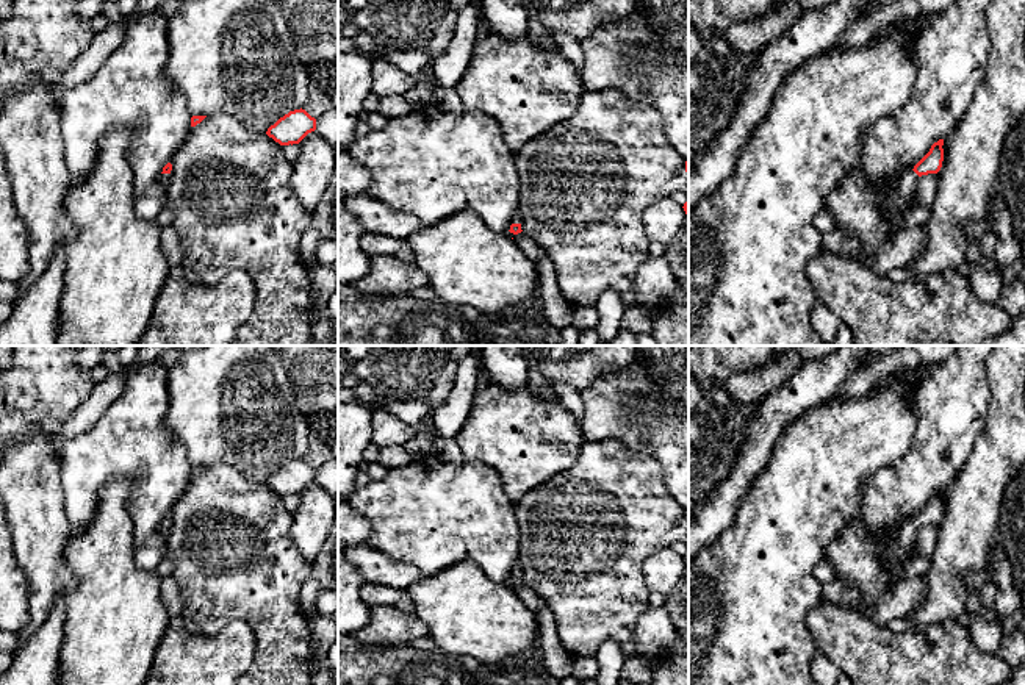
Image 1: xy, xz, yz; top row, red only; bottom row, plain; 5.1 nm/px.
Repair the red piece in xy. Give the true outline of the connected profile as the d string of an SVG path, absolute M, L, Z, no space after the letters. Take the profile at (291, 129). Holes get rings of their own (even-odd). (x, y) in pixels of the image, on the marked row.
M294 109L280 117L266 131L280 145L299 144L308 133L316 130L316 119L305 109Z

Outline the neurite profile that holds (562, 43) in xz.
M529 20L526 38L538 48L560 53L573 64L577 74L581 74L584 52L579 41L573 34L565 31L551 31L538 20Z

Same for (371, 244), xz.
M365 231L360 238L360 247L368 256L387 255L407 263L415 261L408 239L383 238L377 233Z

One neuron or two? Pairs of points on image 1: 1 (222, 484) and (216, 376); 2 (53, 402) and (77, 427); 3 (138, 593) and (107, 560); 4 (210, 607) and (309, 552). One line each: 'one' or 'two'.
1: two
2: two
3: one
4: two

